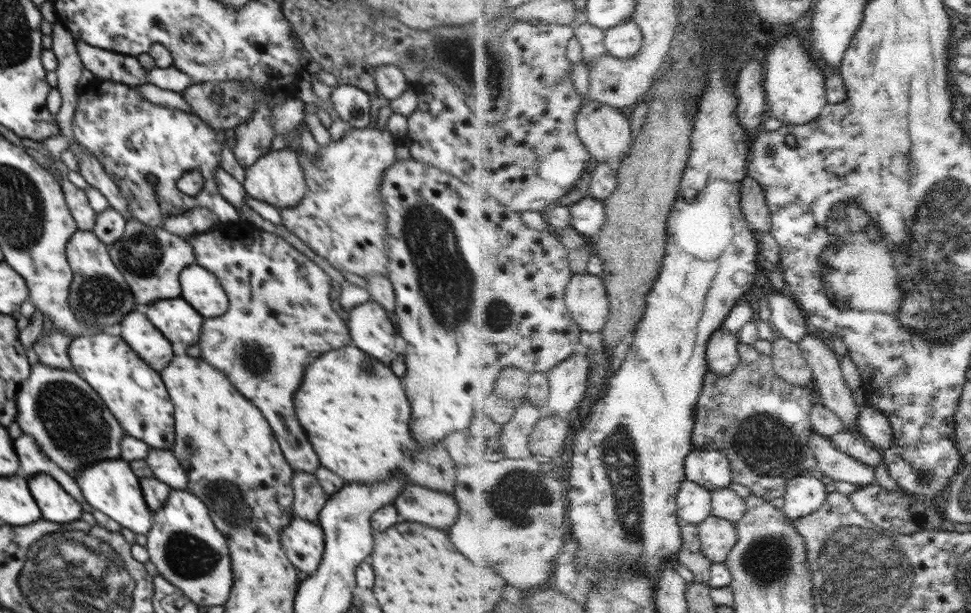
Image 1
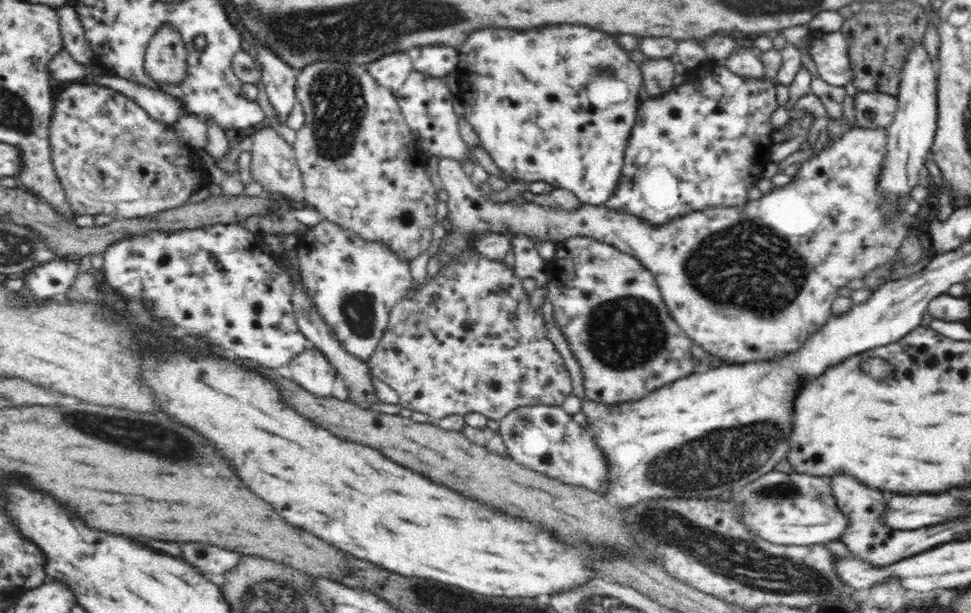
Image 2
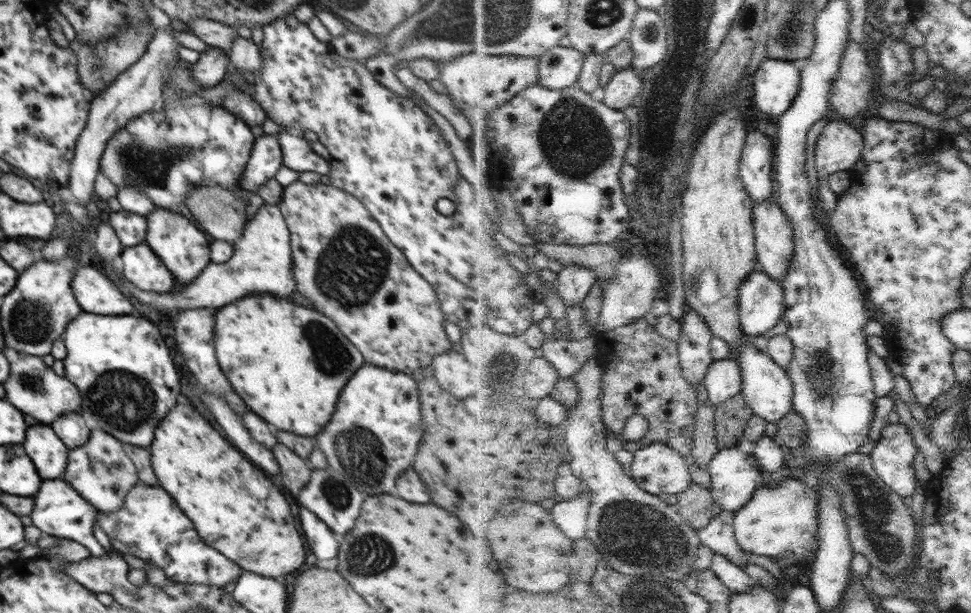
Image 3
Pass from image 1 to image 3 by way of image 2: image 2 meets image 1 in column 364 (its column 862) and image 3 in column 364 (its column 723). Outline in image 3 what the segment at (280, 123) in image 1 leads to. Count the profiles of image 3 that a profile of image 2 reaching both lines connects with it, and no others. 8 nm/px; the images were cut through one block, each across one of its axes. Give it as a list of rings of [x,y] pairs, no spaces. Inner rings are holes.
[[[298,180],[284,187],[277,208],[290,229],[298,292],[312,300],[318,312],[334,320],[342,334],[362,353],[366,363],[411,374],[417,368],[431,365],[436,355],[456,348],[446,336],[446,318],[433,285],[414,271],[404,253],[390,242],[380,224],[355,196],[332,185],[306,184]]]

